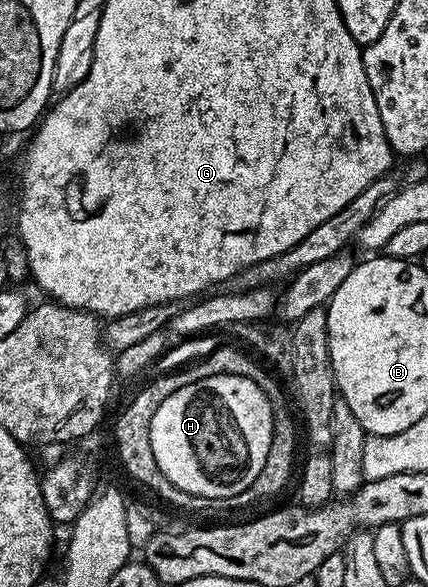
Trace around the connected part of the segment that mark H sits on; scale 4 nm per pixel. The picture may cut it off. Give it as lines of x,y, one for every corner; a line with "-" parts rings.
216,374
171,392
155,411
149,435
161,474
175,488
200,498
226,498
259,476
273,439
273,409
255,380

